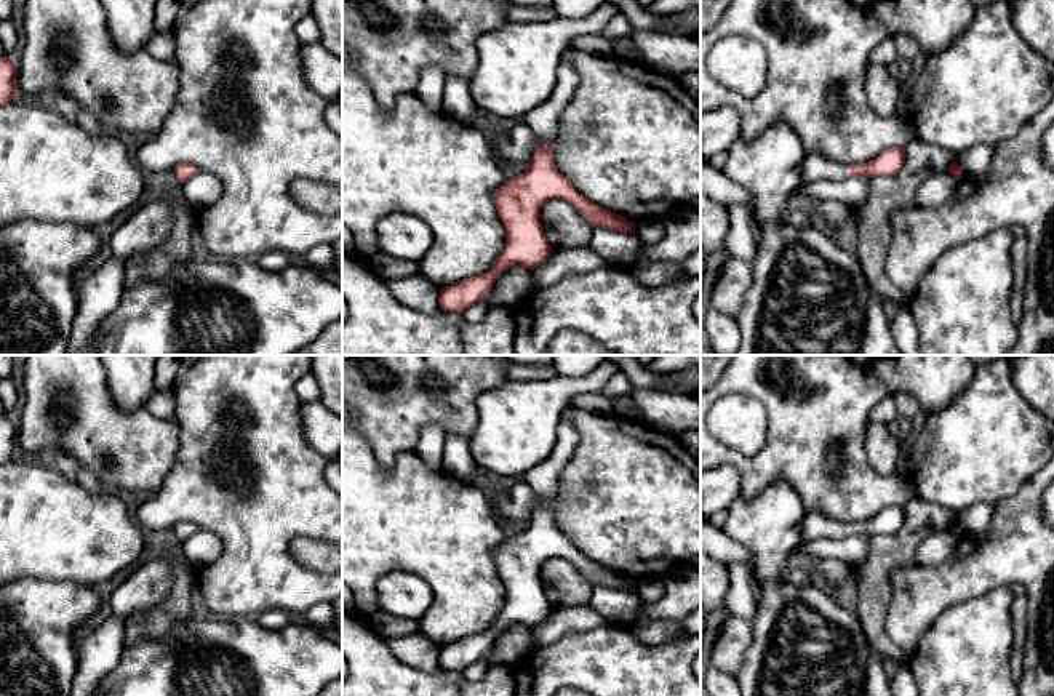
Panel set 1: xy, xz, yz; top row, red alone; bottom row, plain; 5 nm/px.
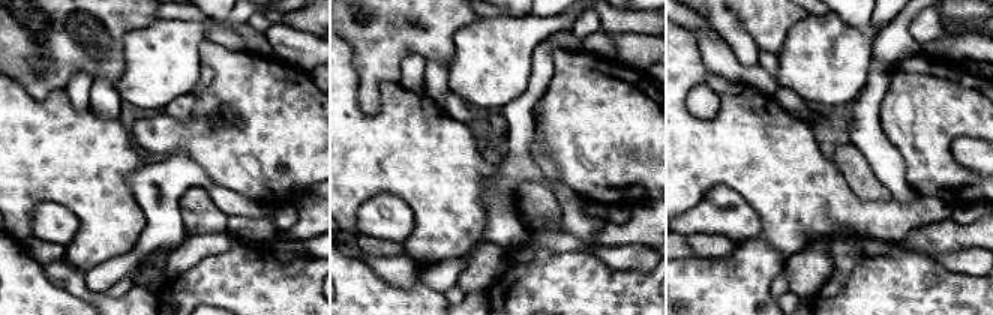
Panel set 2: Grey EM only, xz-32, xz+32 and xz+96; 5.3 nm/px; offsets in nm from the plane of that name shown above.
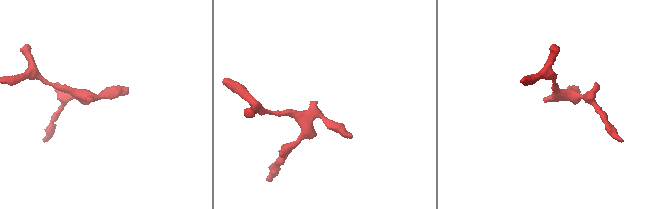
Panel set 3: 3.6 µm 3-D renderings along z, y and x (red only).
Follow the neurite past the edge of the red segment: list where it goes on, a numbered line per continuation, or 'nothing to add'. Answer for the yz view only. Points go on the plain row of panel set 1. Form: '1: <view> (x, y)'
1: yz (814, 525)

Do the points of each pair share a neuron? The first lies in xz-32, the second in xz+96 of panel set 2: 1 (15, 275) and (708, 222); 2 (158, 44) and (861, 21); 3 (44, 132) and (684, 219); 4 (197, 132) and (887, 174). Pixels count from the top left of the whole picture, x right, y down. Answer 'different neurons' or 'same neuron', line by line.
1: different neurons
2: different neurons
3: different neurons
4: different neurons

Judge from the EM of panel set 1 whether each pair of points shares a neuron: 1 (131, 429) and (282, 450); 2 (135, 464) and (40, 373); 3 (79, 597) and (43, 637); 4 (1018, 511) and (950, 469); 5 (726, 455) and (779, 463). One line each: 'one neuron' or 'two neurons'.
1: two neurons
2: one neuron
3: one neuron
4: two neurons
5: one neuron

